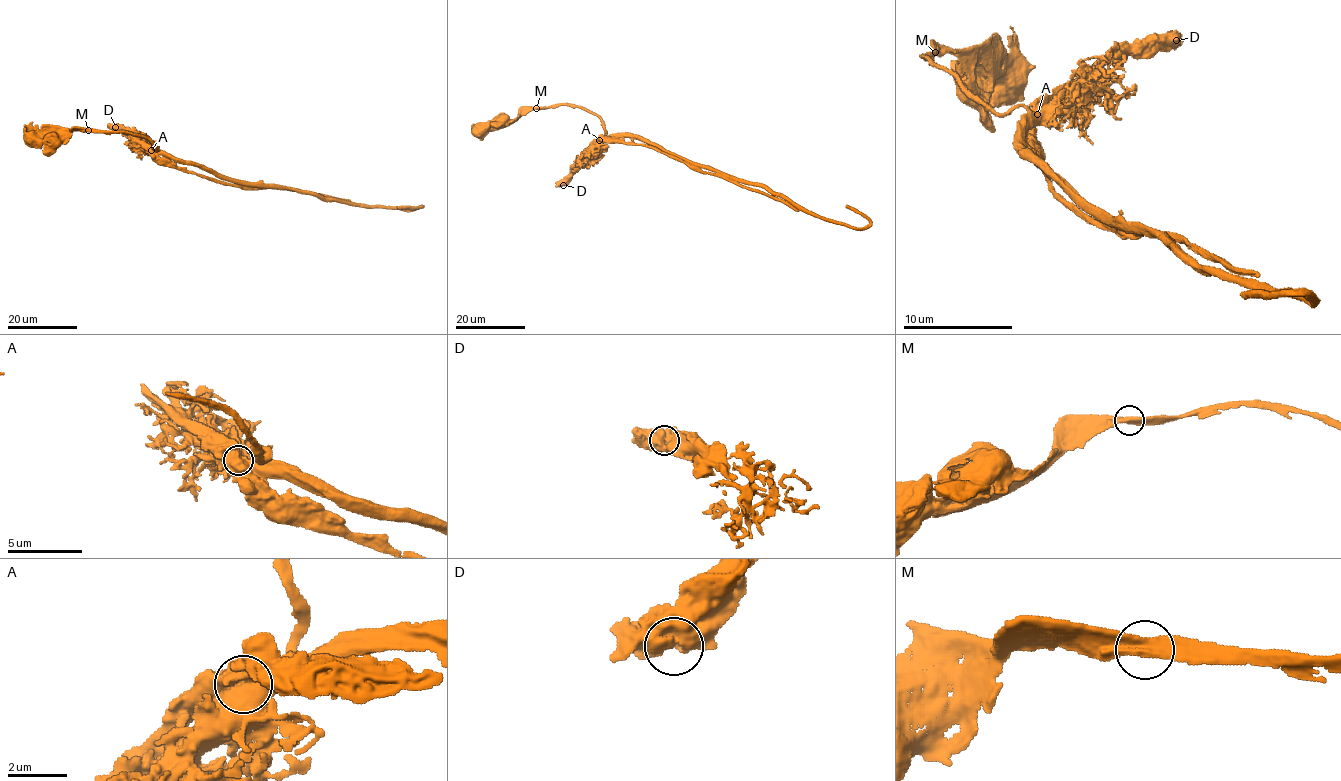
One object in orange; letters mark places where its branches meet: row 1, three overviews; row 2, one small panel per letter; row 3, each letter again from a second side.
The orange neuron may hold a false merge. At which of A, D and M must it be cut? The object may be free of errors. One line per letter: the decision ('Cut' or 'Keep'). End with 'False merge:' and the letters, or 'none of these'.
A: Cut
D: Keep
M: Keep
False merge: A

